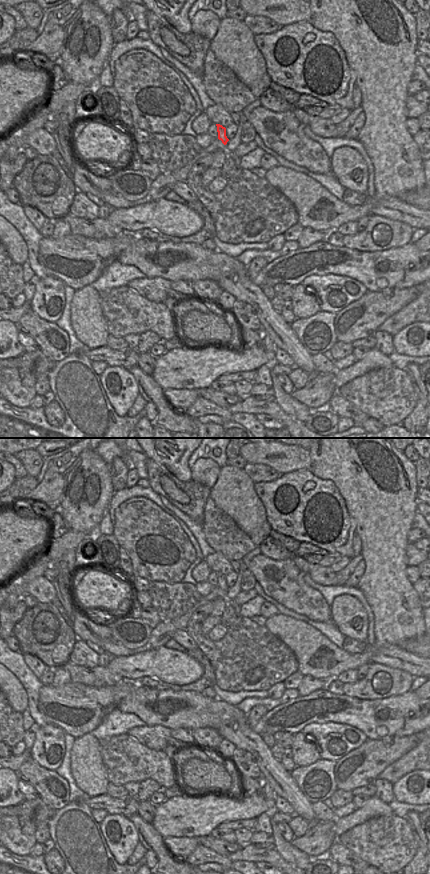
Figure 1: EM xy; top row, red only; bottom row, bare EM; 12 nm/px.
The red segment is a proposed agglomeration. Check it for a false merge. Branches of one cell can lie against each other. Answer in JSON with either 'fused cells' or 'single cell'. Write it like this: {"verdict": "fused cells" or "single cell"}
{"verdict": "single cell"}

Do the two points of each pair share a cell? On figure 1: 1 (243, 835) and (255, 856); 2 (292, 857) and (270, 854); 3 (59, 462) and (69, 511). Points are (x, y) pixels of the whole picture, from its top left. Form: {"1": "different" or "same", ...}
{"1": "different", "2": "different", "3": "different"}

